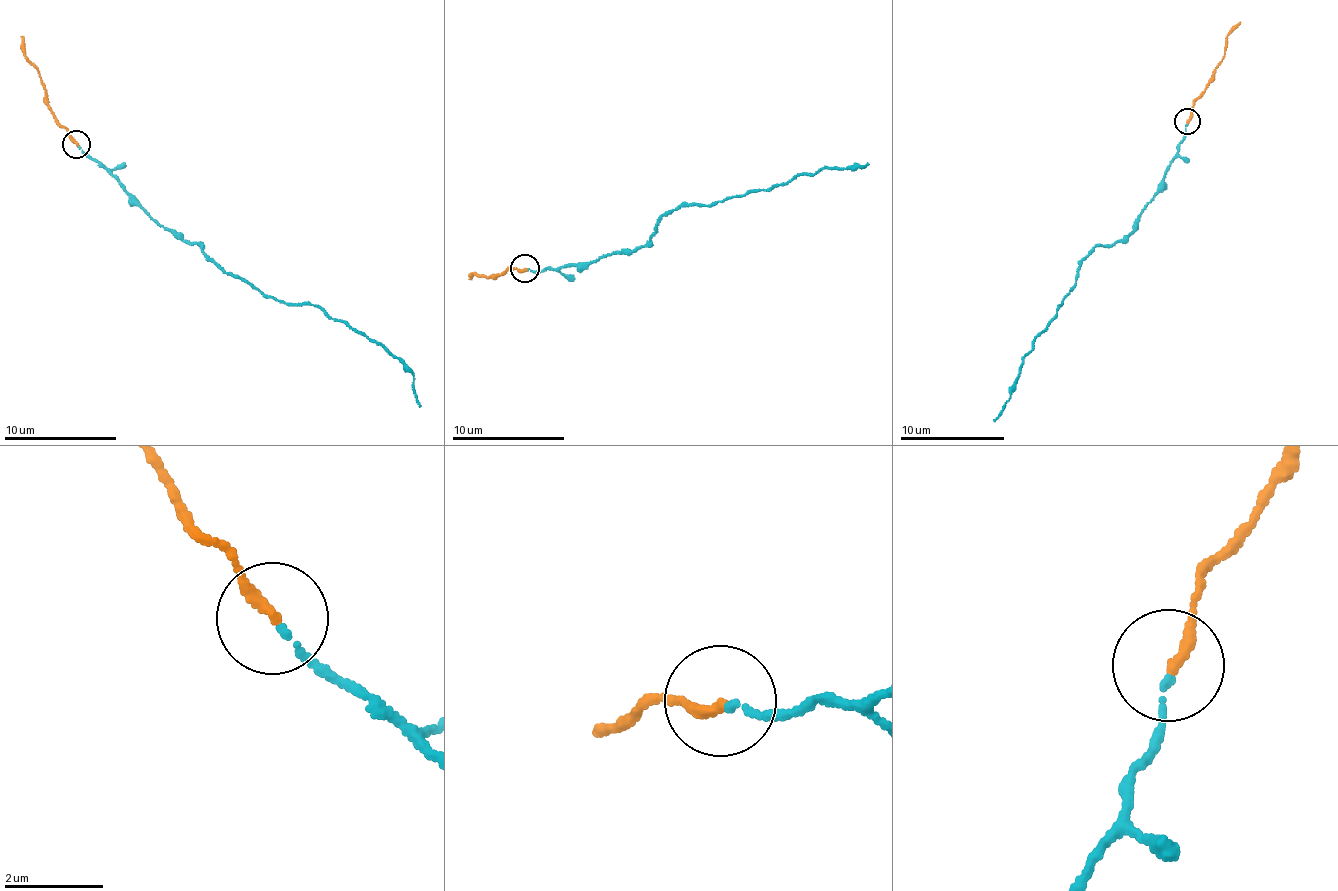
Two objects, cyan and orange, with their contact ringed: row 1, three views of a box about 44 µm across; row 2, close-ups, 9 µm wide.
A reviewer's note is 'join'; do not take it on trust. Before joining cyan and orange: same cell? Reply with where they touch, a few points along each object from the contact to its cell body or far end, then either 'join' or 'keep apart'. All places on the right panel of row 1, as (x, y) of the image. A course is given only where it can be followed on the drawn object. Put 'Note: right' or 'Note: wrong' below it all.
at (1187, 121); cyan runs (1186, 124), (1178, 153), (1132, 232), (1085, 256), (1057, 314), (1024, 361), (1006, 407), (992, 421); orange runs (1186, 120), (1207, 86), (1227, 37), (1241, 22); join
Note: right

